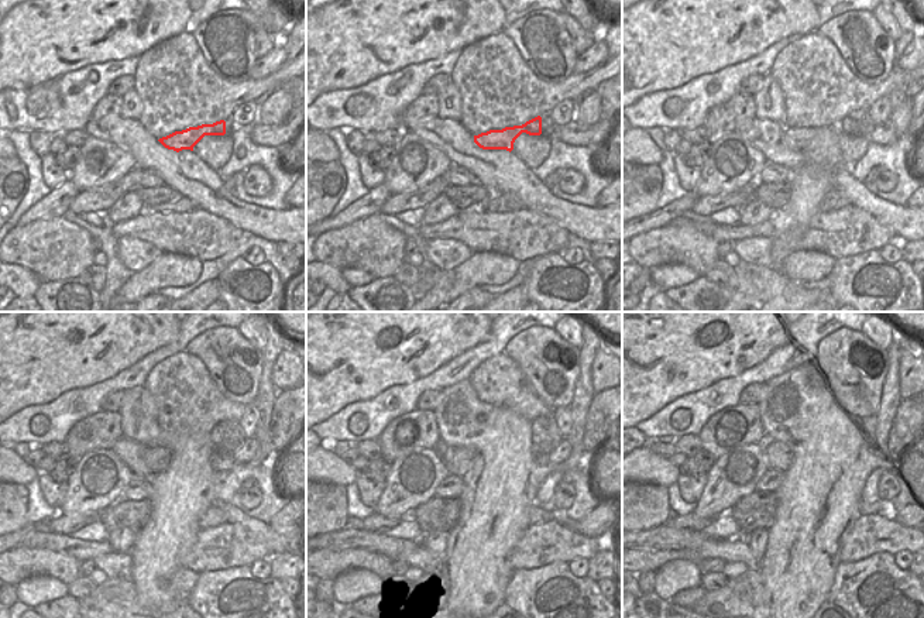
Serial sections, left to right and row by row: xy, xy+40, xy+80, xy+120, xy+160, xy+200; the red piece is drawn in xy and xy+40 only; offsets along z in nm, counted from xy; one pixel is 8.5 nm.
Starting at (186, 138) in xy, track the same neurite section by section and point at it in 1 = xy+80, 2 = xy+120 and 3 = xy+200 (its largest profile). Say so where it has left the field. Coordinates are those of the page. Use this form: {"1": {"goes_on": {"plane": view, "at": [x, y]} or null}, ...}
{"1": {"goes_on": {"plane": "xy+80", "at": [806, 138]}}, "2": {"goes_on": {"plane": "xy+120", "at": [157, 459]}}, "3": {"goes_on": {"plane": "xy+200", "at": [776, 460]}}}

